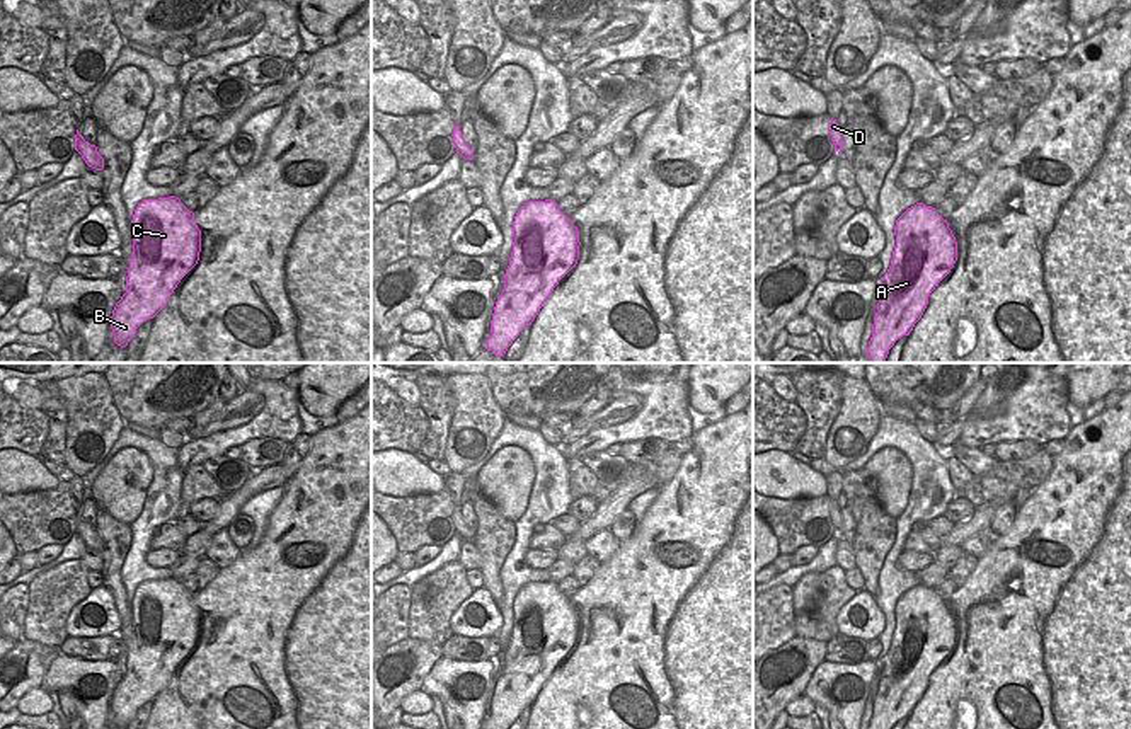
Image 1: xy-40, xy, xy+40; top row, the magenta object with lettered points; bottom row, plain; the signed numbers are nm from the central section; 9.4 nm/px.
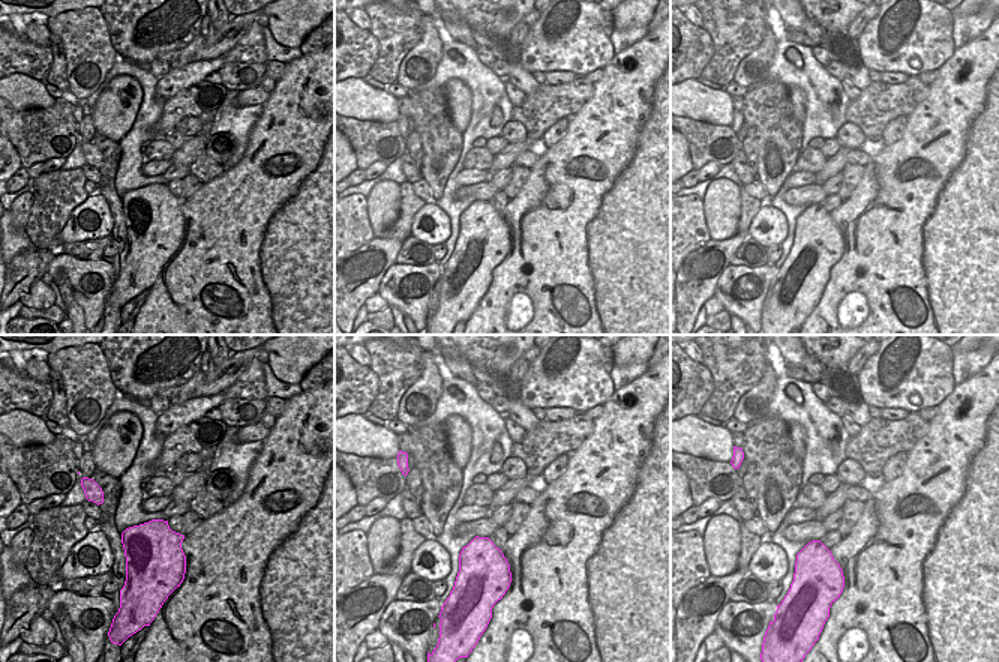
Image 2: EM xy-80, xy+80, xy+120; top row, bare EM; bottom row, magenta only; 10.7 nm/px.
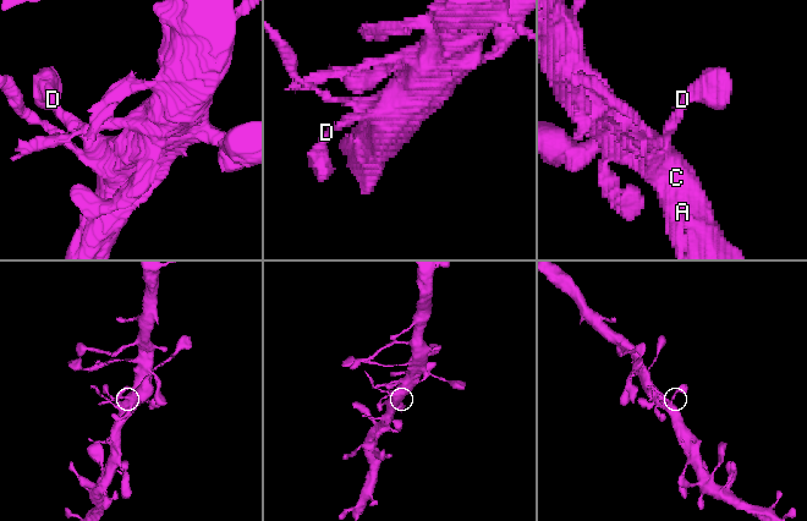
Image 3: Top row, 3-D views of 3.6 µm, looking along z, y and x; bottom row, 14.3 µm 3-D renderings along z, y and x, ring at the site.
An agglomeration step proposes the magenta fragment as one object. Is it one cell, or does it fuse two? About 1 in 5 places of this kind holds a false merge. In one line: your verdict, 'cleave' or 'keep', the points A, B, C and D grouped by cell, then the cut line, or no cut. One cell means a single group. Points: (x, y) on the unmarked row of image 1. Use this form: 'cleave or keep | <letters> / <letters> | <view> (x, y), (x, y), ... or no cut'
keep | A B C D | no cut

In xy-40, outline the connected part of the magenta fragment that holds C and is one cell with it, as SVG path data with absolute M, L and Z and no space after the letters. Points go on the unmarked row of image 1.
M179 579L143 581L133 596L133 637L126 674L111 698L114 724L126 729L136 710L169 683L181 661L198 646L201 611Z

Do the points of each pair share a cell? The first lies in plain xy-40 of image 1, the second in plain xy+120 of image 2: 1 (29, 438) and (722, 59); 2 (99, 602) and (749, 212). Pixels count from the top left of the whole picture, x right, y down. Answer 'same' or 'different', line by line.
1: different
2: different

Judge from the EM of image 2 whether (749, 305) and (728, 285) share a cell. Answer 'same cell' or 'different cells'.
same cell

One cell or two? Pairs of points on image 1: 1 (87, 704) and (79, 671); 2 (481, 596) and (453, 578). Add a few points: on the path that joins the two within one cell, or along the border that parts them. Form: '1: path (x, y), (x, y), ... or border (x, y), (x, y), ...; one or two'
1: path (77, 699), (70, 688), (77, 682); one
2: border (474, 590), (452, 615), (450, 624); two

